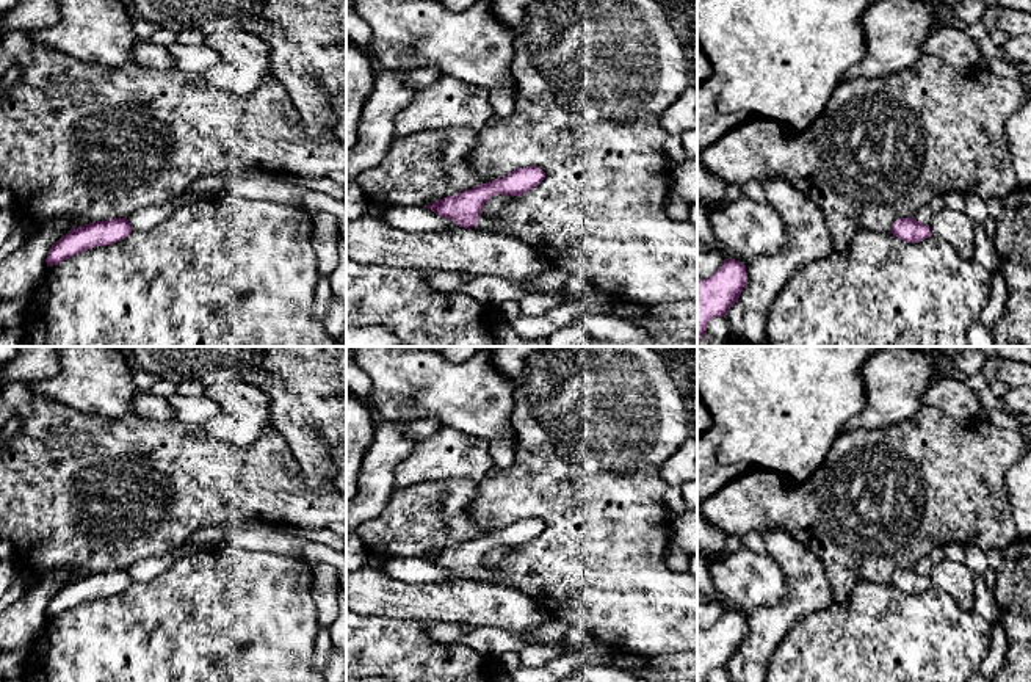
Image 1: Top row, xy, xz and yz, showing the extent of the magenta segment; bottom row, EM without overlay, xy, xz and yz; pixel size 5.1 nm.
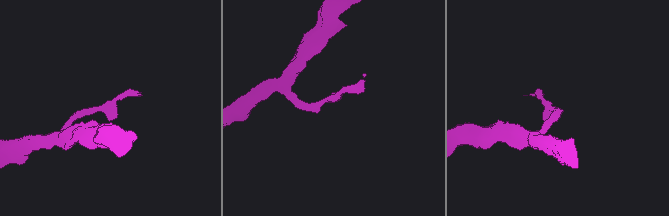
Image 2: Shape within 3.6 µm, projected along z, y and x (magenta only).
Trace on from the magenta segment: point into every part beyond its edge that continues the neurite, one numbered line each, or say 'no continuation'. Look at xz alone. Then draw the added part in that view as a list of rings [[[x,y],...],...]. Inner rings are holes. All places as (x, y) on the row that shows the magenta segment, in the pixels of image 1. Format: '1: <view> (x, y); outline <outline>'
1: xz (484, 223); outline [[[479,216],[475,227],[492,230],[494,227],[497,227],[497,221],[492,218]]]

